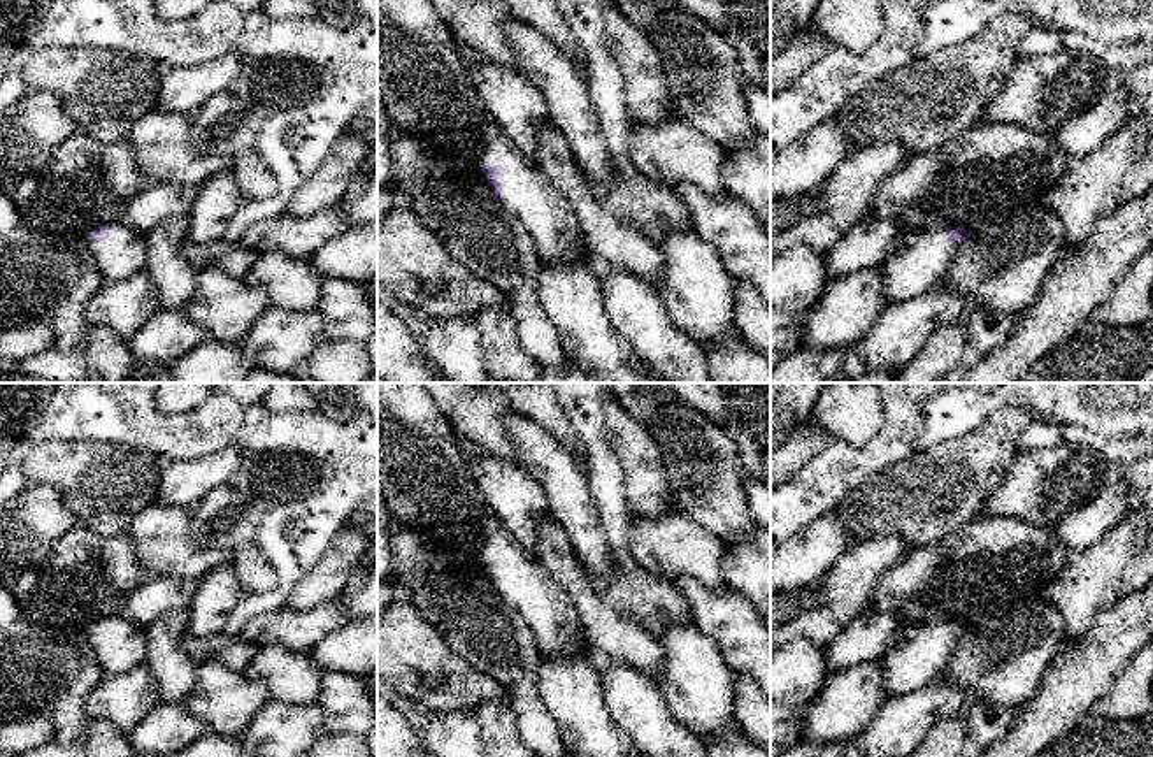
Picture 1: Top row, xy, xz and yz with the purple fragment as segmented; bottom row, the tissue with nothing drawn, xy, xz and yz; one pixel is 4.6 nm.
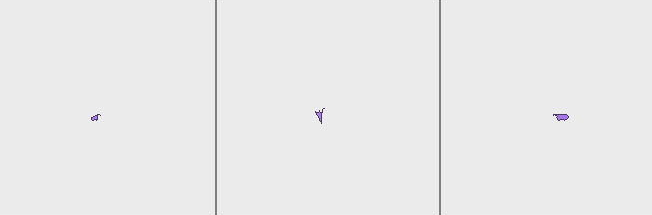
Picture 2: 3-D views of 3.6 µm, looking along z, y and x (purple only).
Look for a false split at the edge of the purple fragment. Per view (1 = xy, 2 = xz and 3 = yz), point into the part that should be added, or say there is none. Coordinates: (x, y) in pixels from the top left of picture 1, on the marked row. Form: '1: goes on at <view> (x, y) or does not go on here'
1: goes on at xy (120, 257)
2: goes on at xz (550, 220)
3: goes on at yz (916, 262)

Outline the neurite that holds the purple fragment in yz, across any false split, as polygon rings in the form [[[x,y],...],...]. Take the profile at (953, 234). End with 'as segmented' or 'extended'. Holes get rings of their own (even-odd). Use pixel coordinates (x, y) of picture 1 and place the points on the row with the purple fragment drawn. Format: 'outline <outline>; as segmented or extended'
outline [[[942,227],[920,234],[904,234],[895,241],[881,263],[888,304],[904,302],[939,288],[956,249],[970,234],[972,230],[960,227]]]; extended

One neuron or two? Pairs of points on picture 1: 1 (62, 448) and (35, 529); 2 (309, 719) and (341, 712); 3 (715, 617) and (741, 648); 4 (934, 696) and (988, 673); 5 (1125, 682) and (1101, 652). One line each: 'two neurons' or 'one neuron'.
1: two neurons
2: two neurons
3: one neuron
4: two neurons
5: two neurons

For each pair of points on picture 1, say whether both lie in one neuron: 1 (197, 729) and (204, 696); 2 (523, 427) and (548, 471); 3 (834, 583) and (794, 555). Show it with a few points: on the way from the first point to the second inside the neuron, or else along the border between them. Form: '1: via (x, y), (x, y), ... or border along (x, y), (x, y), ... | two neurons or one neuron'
1: border along (183, 701), (209, 729) | two neurons
2: via (530, 438), (546, 461) | one neuron
3: border along (852, 545), (809, 585) | two neurons

